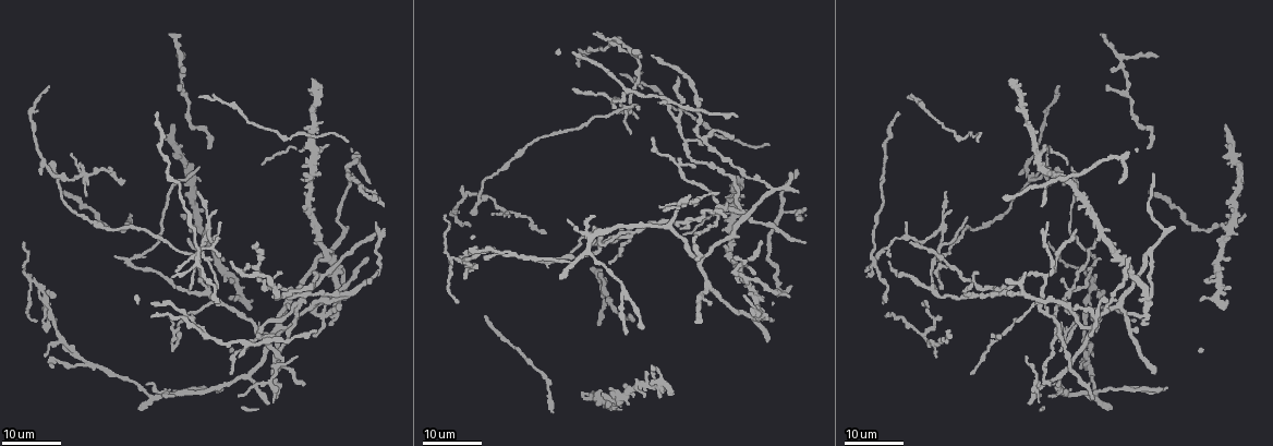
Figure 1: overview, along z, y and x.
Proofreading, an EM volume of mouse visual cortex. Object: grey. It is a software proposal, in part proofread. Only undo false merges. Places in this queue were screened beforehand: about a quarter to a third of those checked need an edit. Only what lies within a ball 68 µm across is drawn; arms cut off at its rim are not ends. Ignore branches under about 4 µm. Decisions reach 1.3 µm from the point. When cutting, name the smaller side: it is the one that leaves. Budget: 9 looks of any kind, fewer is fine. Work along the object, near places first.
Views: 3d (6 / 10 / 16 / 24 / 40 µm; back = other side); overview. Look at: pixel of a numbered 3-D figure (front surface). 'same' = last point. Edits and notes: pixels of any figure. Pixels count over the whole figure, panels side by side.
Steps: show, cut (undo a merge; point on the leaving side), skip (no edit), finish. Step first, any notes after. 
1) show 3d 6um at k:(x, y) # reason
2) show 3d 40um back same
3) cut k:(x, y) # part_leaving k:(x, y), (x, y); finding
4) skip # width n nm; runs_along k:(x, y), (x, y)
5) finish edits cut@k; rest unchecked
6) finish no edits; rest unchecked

show 3d 16um at 1:(589, 235) # four arms meet

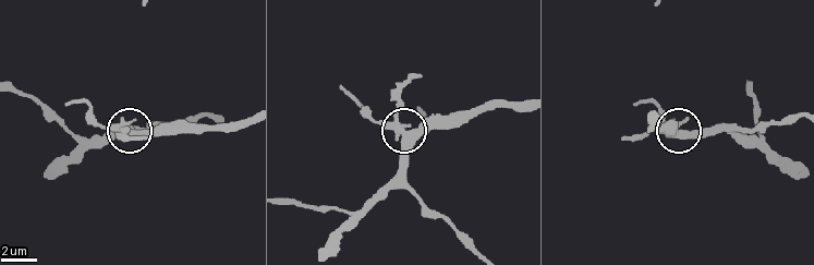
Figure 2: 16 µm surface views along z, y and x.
show 3d 6um at 2:(130, 134) # closer look

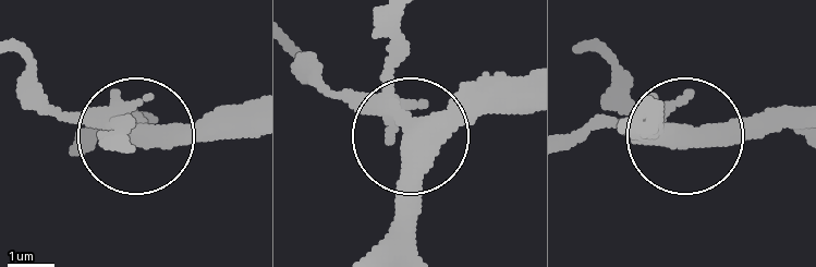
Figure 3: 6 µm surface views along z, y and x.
skip # arms 4; runs_along 3:(523, 74), (488, 79), (417, 125), (348, 106), (316, 79); all the same neuron

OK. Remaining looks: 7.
show 3d 24um at 1:(636, 233) # a fork

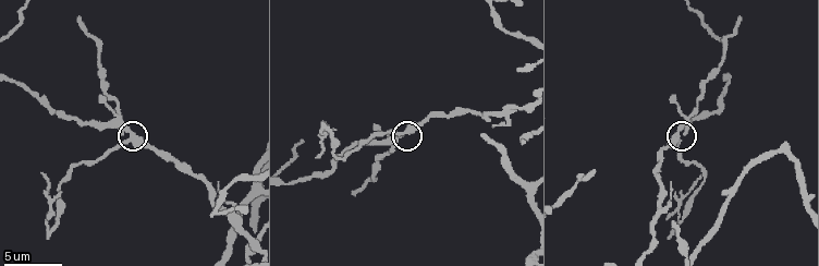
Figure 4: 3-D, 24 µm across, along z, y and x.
show 3d 6um at 4:(678, 136) # zoom in

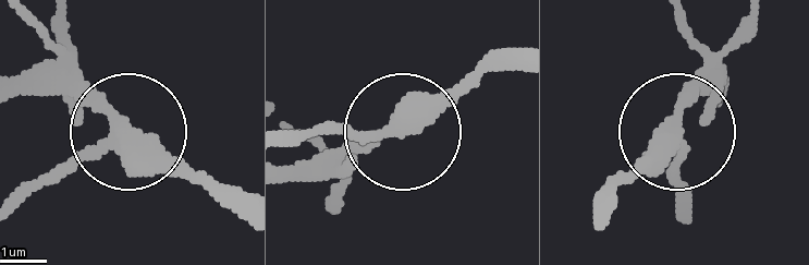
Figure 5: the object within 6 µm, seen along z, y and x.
show 3d 6um back at 5:(118, 133) # from behind

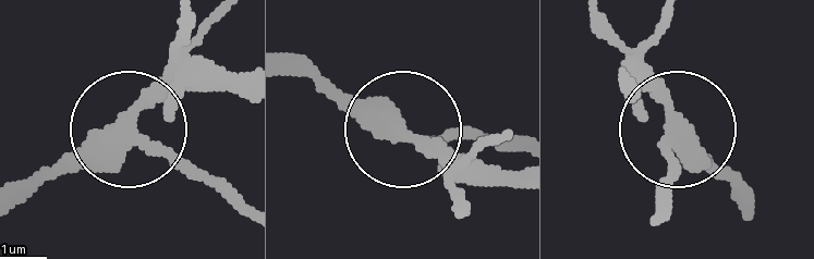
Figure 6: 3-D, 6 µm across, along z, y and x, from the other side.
skip # arms 3; one neuron here

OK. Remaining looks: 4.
show 3d 6um at 4:(59, 221) # sudden change in width

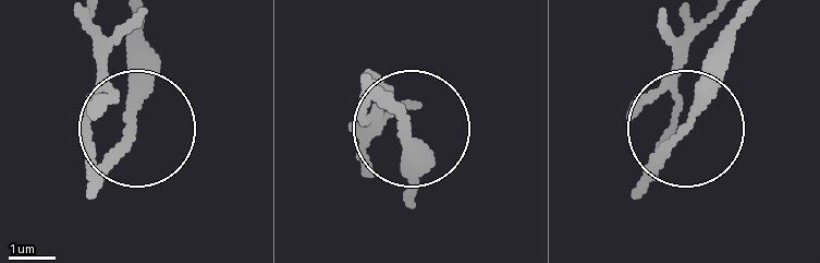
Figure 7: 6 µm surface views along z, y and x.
show 3d 6um back at 7:(129, 127)

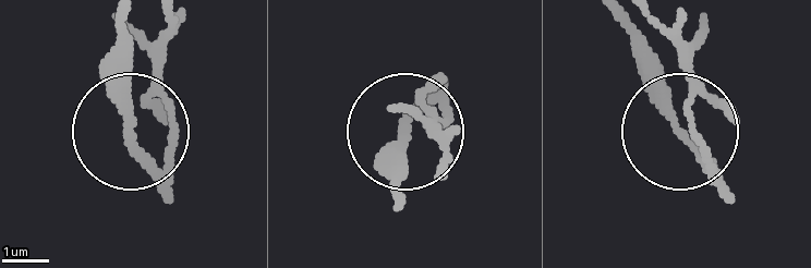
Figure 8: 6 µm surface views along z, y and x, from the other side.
cut 8:(154, 89) # width 210 nm; part_leaving 8:(174, 153), (162, 16); two neurons meet here

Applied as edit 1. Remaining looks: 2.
show 3d 24um at 1:(618, 101) # three arms meet

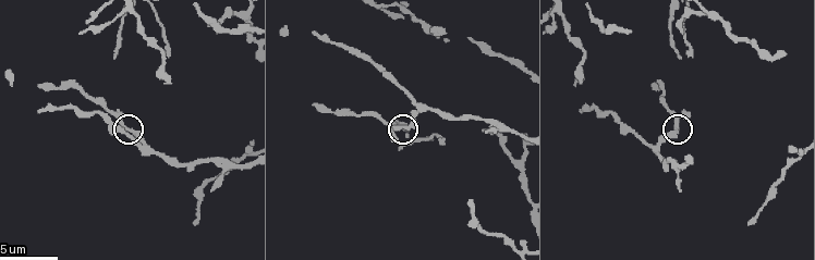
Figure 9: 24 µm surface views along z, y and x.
show 3d 6um at 9:(407, 126)

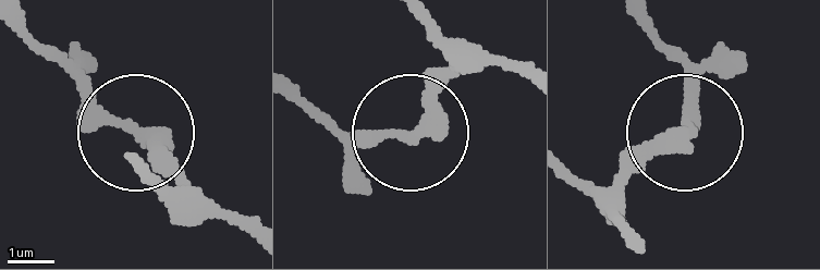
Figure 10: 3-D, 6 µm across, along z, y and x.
skip # width 260 nm; one neuron here

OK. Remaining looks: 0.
finish edits cut@8; rest unchecked

